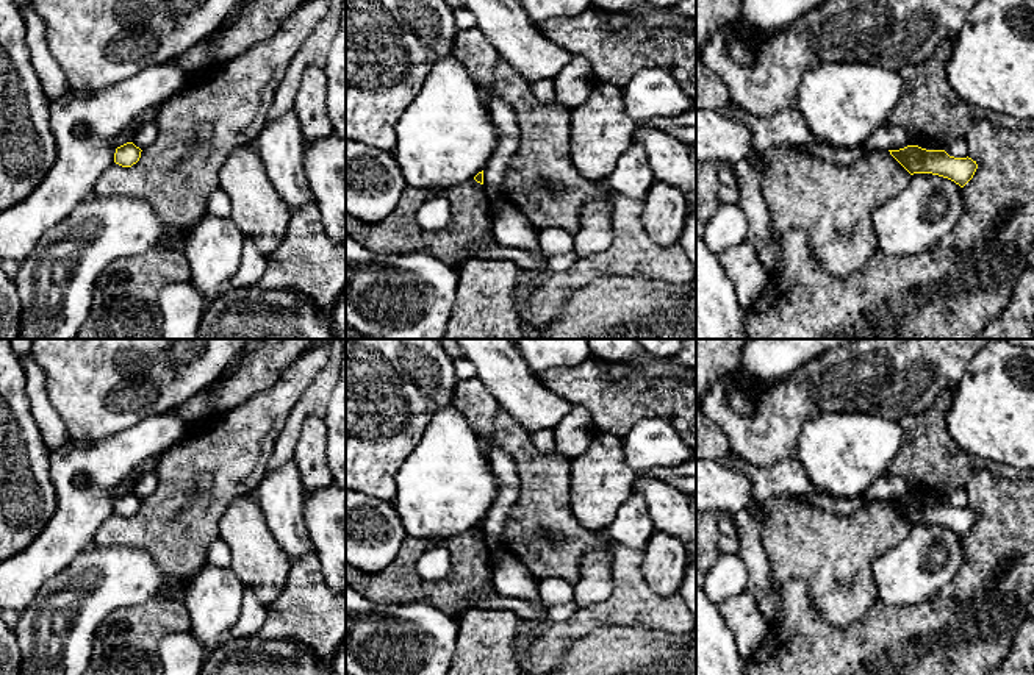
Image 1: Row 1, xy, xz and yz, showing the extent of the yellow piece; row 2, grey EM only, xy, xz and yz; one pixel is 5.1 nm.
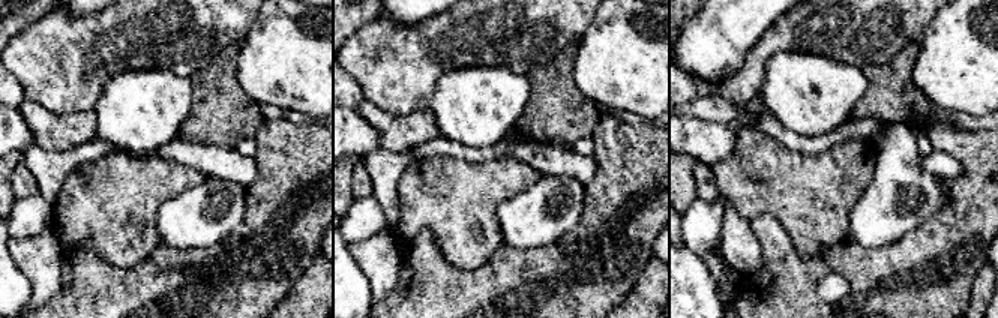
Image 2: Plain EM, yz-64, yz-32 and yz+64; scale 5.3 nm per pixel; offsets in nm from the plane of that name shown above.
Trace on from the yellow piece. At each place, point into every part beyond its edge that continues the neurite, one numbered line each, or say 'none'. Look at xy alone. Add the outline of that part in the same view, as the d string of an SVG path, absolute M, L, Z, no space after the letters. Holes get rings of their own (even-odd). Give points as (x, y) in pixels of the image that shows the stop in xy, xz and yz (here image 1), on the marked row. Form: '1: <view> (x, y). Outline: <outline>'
none

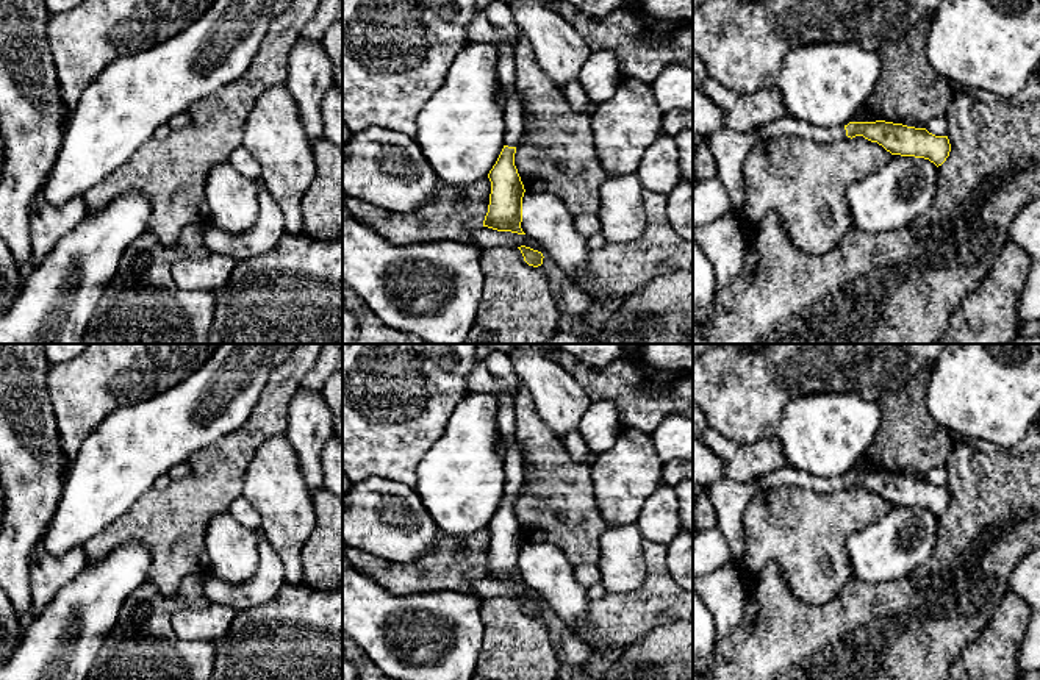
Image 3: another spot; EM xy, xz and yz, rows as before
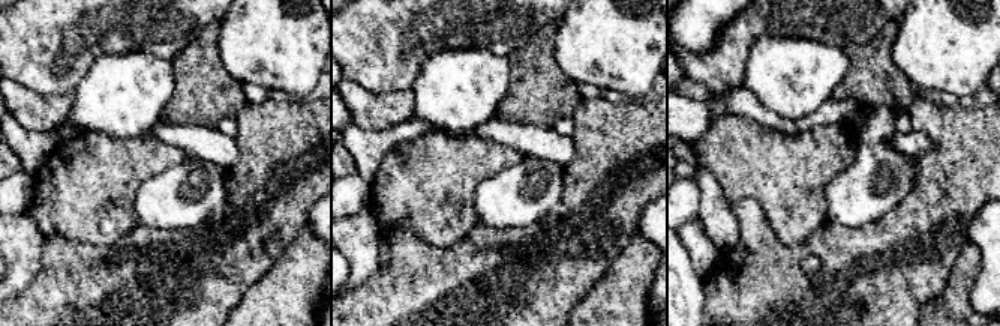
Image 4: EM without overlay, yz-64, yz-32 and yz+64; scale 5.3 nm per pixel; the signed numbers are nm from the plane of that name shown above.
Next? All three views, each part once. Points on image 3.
1: xz (498, 13). Outline: M483 0L480 9L488 17L488 20L496 25L499 34L499 41L496 45L496 52L499 56L497 77L499 88L507 94L505 145L518 147L524 134L524 113L515 91L515 45L521 33L507 2Z

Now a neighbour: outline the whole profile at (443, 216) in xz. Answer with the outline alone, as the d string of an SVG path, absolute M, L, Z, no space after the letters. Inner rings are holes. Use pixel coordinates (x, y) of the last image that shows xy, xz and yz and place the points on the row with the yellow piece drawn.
M438 180L432 199L410 213L394 213L366 200L349 197L346 206L358 222L371 227L394 245L439 242L444 239L474 244L469 231L483 227L488 213L491 181L474 181L458 200L458 191Z

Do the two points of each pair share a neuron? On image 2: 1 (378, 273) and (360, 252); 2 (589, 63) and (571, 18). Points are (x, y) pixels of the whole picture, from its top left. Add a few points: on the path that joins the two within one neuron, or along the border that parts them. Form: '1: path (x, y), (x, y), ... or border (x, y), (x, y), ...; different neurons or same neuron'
1: path (377, 269), (365, 257); same neuron
2: border (595, 15), (578, 41); different neurons

